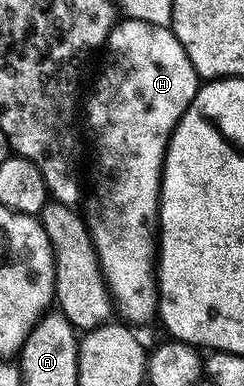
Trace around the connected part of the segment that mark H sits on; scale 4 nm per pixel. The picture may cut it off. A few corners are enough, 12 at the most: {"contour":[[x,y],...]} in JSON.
{"contour":[[120,20],[89,97],[93,245],[126,322],[158,316],[161,169],[199,78]]}

